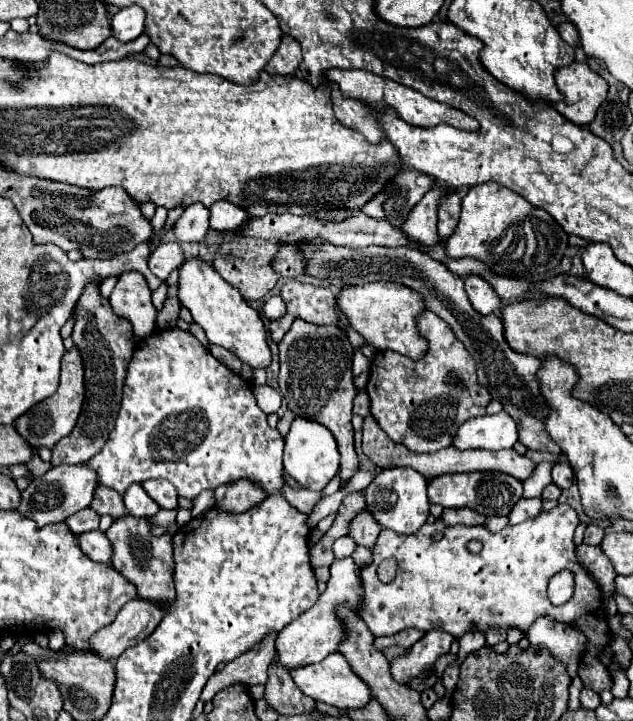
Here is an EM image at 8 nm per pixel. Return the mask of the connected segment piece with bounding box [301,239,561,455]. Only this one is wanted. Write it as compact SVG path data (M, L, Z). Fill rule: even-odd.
M321 239L301 243L301 253L307 257L307 275L313 277L337 277L343 285L361 285L369 281L393 281L407 285L423 295L427 301L427 309L437 313L447 325L453 329L457 339L465 345L471 357L477 363L477 377L483 387L489 389L491 397L497 399L503 409L515 419L519 427L519 441L531 451L549 451L559 455L561 449L551 441L549 433L545 433L545 419L547 419L547 401L541 397L537 371L541 361L533 355L515 353L505 337L503 337L503 323L495 313L481 315L475 313L471 307L467 293L463 289L463 279L453 275L443 263L431 259L429 255L407 249L407 247L365 247L365 249L351 249L351 247L335 247Z

